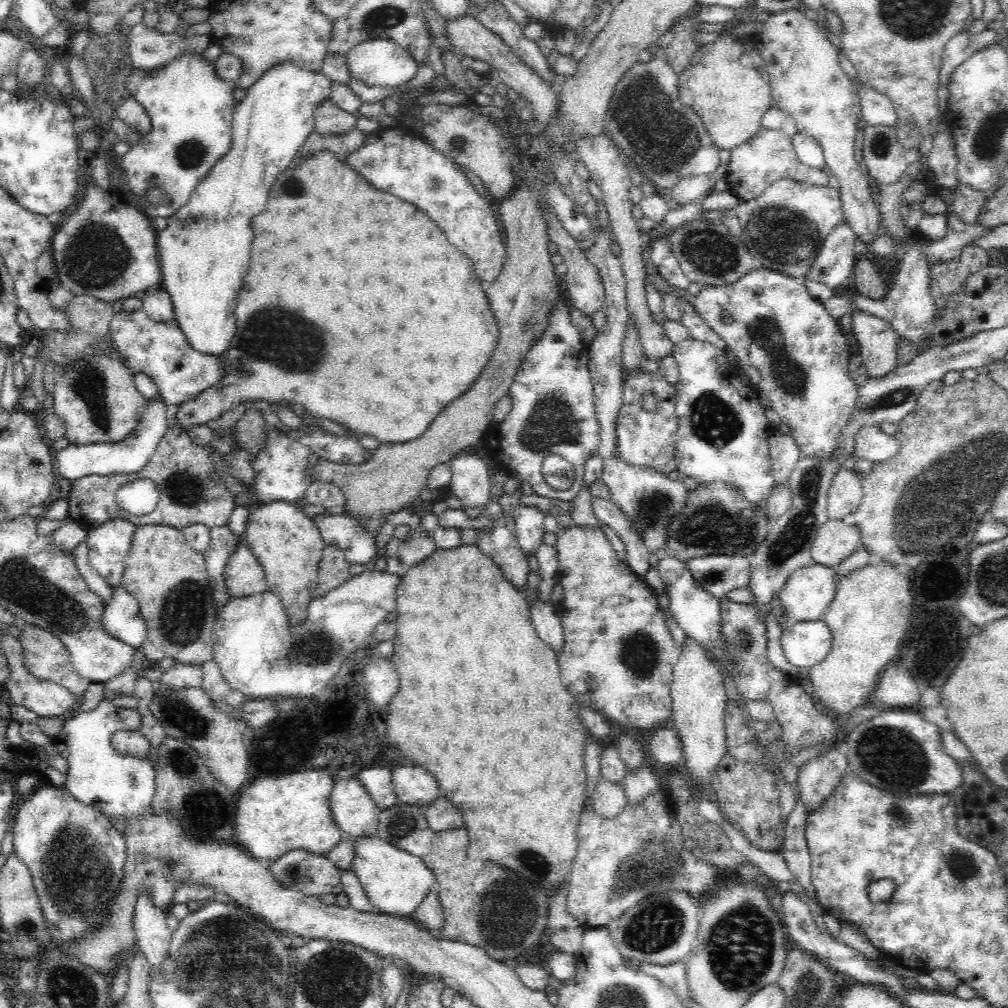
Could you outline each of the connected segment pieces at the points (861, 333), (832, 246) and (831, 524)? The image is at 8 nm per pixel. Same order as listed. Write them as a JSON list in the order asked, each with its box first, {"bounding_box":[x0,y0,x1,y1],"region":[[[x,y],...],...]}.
[{"bounding_box":[852,310,898,378],"region":[[[864,310],[852,312],[852,332],[858,340],[858,352],[868,368],[870,378],[886,376],[896,370],[898,334],[892,322]]]},{"bounding_box":[802,220,860,288],"region":[[[846,220],[838,224],[838,228],[828,234],[828,238],[822,242],[822,248],[818,256],[814,258],[808,272],[802,276],[804,282],[820,282],[830,288],[846,286],[856,268],[856,260],[860,258],[854,252],[854,246],[858,242],[856,232],[848,226]]]},{"bounding_box":[812,520,862,568],"region":[[[828,520],[820,526],[812,542],[812,560],[826,568],[840,566],[862,546],[862,530],[844,520]]]}]

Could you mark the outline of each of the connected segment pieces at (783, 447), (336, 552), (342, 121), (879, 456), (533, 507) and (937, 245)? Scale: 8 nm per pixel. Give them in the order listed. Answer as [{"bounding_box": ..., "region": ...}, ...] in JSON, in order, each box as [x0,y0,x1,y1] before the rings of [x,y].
[{"bounding_box":[770,432,800,484],"region":[[[776,432],[770,438],[770,458],[772,458],[772,474],[774,484],[788,484],[792,470],[796,462],[800,460],[800,448],[794,438],[782,436],[782,432]]]},{"bounding_box":[314,544,352,598],"region":[[[328,544],[324,548],[324,556],[320,562],[320,578],[314,590],[314,598],[328,596],[332,590],[338,590],[342,584],[348,584],[350,580],[352,576],[344,550],[340,550],[336,544]]]},{"bounding_box":[314,100,358,136],"region":[[[330,100],[324,102],[318,112],[316,112],[316,122],[314,122],[314,132],[320,136],[346,136],[346,132],[354,130],[358,120],[354,114],[342,112],[336,108]]]},{"bounding_box":[854,426,900,464],"region":[[[864,426],[860,428],[856,436],[856,448],[854,456],[870,460],[874,464],[880,464],[884,460],[896,458],[900,454],[900,442],[896,434],[884,428],[874,428],[874,426]]]},{"bounding_box":[510,502,546,558],"region":[[[534,502],[530,506],[522,506],[516,510],[510,510],[514,524],[516,524],[516,538],[518,546],[522,548],[522,554],[530,558],[538,558],[538,550],[544,544],[546,524],[544,524],[544,506],[540,502]]]},{"bounding_box":[926,216,994,266],"region":[[[948,216],[948,232],[942,240],[938,242],[928,242],[926,246],[926,258],[928,266],[936,262],[946,262],[946,260],[956,260],[962,256],[962,252],[974,244],[976,240],[988,236],[994,228],[986,226],[982,220],[974,224],[964,224],[956,216]]]}]

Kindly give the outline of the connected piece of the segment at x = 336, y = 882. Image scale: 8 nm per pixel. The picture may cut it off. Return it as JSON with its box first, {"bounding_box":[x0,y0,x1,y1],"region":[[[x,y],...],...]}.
{"bounding_box":[268,850,342,896],"region":[[[290,850],[268,862],[272,878],[290,890],[304,892],[306,896],[340,894],[342,870],[328,858],[328,854],[316,854],[306,850]]]}

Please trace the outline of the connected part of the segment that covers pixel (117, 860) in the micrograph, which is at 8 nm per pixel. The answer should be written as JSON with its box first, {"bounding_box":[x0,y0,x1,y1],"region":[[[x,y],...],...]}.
{"bounding_box":[12,786,128,942],"region":[[[64,786],[40,788],[26,802],[22,802],[16,810],[12,832],[14,856],[20,858],[22,864],[26,864],[26,868],[30,870],[46,920],[58,932],[62,932],[62,938],[66,942],[84,940],[96,934],[108,920],[108,906],[122,890],[124,866],[128,858],[124,834],[114,830],[112,822],[106,820],[96,808],[76,800]]]}

